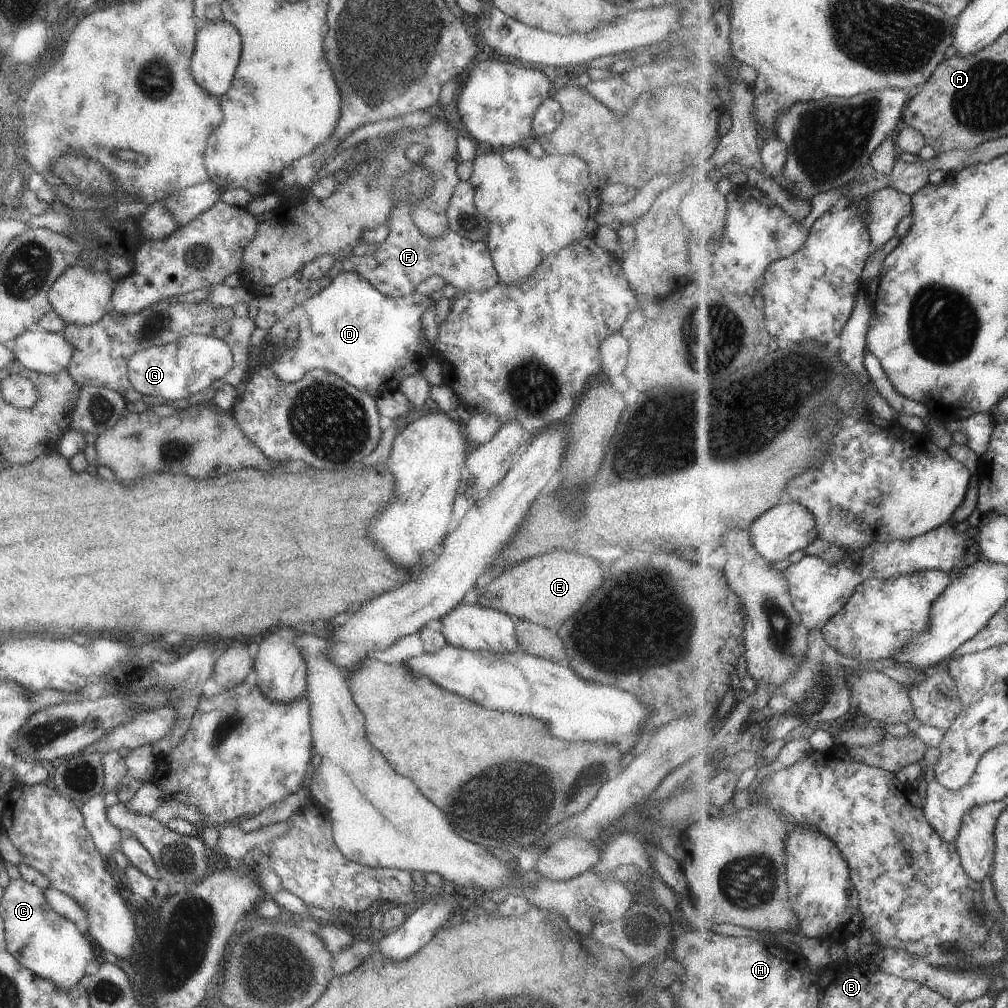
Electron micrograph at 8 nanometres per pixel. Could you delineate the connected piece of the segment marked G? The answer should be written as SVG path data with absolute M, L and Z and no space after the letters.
M185 334L163 345L154 345L146 350L131 354L125 362L126 378L131 388L144 396L159 399L163 403L167 400L189 399L221 379L232 366L232 356L225 342L209 334Z

